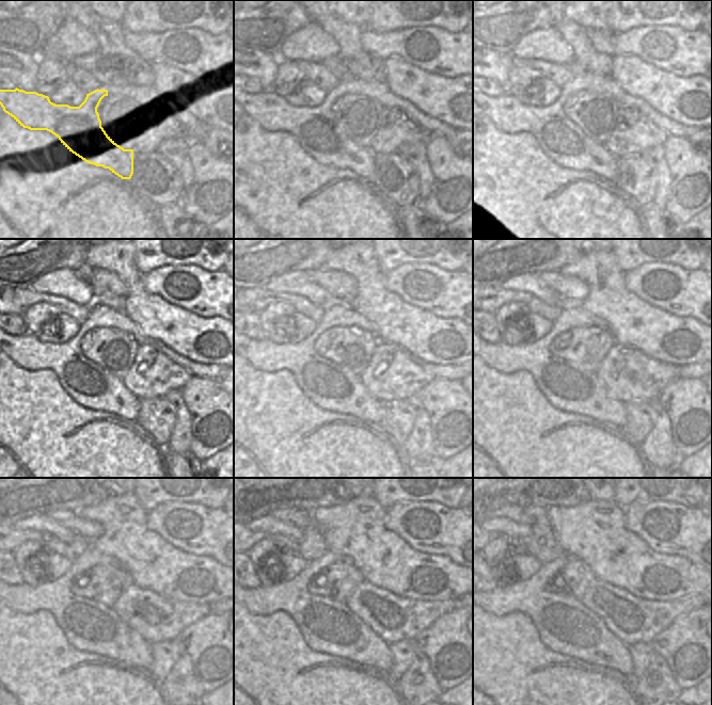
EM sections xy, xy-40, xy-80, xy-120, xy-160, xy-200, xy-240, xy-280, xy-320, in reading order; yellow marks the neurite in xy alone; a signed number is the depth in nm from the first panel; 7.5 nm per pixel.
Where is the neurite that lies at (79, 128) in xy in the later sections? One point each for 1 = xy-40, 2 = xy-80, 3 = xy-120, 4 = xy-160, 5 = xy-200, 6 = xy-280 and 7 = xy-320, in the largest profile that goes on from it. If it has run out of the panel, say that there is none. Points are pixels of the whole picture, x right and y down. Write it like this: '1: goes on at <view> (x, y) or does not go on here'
1: goes on at xy-40 (316, 128)
2: goes on at xy-80 (559, 139)
3: goes on at xy-120 (91, 386)
4: goes on at xy-160 (331, 387)
5: goes on at xy-200 (567, 386)
6: goes on at xy-280 (327, 626)
7: goes on at xy-320 (565, 626)

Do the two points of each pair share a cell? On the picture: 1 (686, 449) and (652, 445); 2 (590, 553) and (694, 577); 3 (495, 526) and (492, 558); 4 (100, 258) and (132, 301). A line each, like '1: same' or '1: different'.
1: different
2: same
3: different
4: same

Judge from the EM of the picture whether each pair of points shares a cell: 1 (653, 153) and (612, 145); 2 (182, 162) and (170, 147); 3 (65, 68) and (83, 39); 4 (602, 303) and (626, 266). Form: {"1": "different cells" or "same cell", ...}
{"1": "different cells", "2": "same cell", "3": "different cells", "4": "different cells"}

